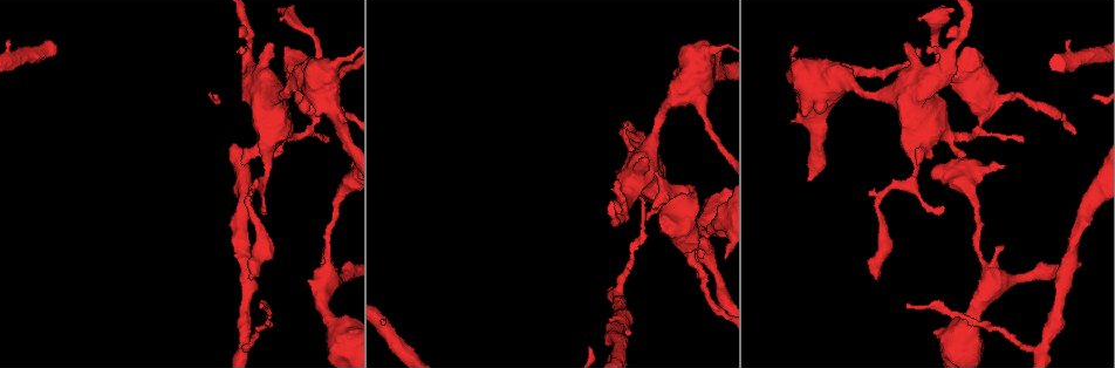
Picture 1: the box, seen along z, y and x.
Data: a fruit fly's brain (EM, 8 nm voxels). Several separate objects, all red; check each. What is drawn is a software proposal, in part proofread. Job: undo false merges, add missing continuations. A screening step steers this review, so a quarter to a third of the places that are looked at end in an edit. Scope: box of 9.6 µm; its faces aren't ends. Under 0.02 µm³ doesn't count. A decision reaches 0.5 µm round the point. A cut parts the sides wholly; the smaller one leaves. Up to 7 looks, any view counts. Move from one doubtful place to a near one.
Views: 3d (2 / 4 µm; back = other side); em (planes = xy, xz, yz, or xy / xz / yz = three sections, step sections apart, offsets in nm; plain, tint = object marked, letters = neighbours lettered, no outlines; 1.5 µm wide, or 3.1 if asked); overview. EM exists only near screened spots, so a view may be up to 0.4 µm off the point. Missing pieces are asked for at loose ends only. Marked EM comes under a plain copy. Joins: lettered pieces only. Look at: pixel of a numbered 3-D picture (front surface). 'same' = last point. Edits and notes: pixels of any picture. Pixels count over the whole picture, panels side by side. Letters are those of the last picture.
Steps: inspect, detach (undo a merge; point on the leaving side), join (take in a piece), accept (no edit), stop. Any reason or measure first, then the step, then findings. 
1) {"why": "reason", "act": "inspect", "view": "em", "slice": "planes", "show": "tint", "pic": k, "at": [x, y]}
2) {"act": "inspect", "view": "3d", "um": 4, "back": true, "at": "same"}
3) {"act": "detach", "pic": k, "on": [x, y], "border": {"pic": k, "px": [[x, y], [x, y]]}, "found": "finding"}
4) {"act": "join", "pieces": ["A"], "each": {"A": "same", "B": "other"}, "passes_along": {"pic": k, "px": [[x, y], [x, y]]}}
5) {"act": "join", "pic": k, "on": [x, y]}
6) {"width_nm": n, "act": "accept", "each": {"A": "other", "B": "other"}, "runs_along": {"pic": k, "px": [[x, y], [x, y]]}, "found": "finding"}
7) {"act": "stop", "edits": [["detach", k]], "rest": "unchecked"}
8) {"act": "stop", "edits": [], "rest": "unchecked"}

{"why": "end of a long branch", "act": "inspect", "view": "3d", "um": 2, "pic": 1, "at": [906, 306]}

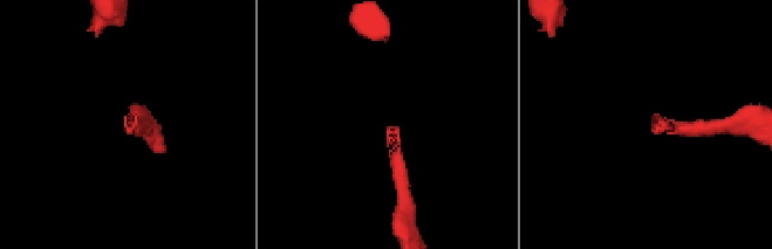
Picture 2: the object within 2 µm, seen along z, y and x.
{"why": "shape alone is not enough", "act": "inspect", "view": "em", "slice": "planes", "show": "letters", "pic": 2, "at": [392, 129]}

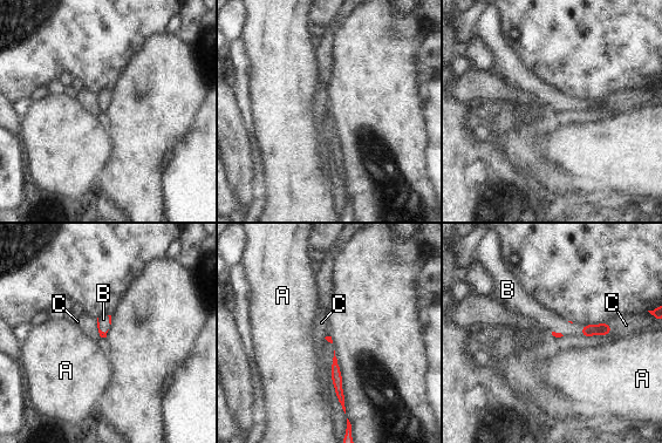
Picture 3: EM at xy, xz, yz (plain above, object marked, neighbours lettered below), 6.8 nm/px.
{"act": "join", "pieces": ["B"], "each": {"A": "other", "B": "same", "C": "other"}, "passes_along": {"pic": 3, "px": [[602, 328], [582, 329], [550, 320]]}, "found": "it goes on there"}

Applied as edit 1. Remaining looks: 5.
{"why": "calibre changes", "act": "inspect", "view": "3d", "um": 2, "pic": 1, "at": [694, 264]}

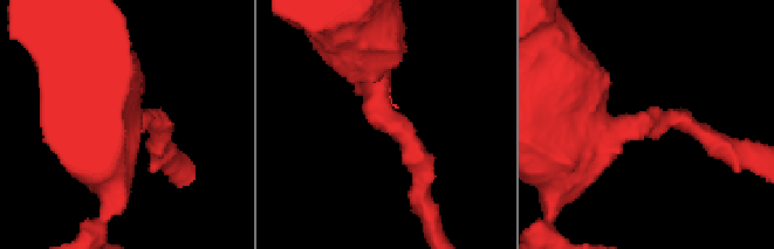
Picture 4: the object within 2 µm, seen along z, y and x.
{"arm_widths_nm": [180, 400], "act": "inspect", "view": "em", "slice": "planes", "show": "letters", "pic": 4, "at": [642, 123]}

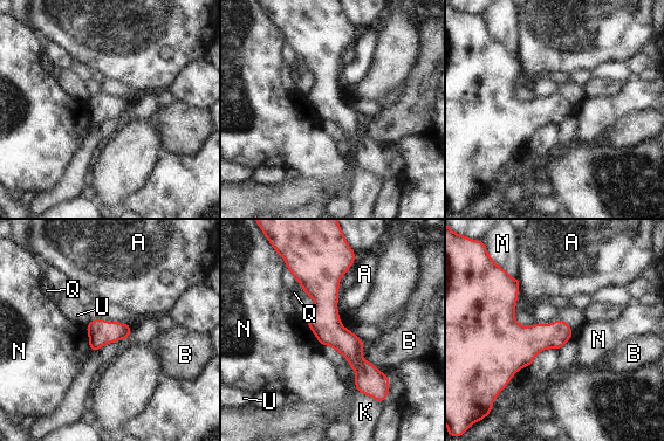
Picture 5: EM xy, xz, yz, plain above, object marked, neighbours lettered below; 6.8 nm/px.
{"act": "accept", "each": {"A": "other", "B": "other", "K": "other", "M": "other", "N": "other", "Q": "other", "U": "other"}, "found": "all the same neuron"}

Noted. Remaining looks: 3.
{"act": "stop", "edits": [["join", 3]], "rest": "unchecked"}

